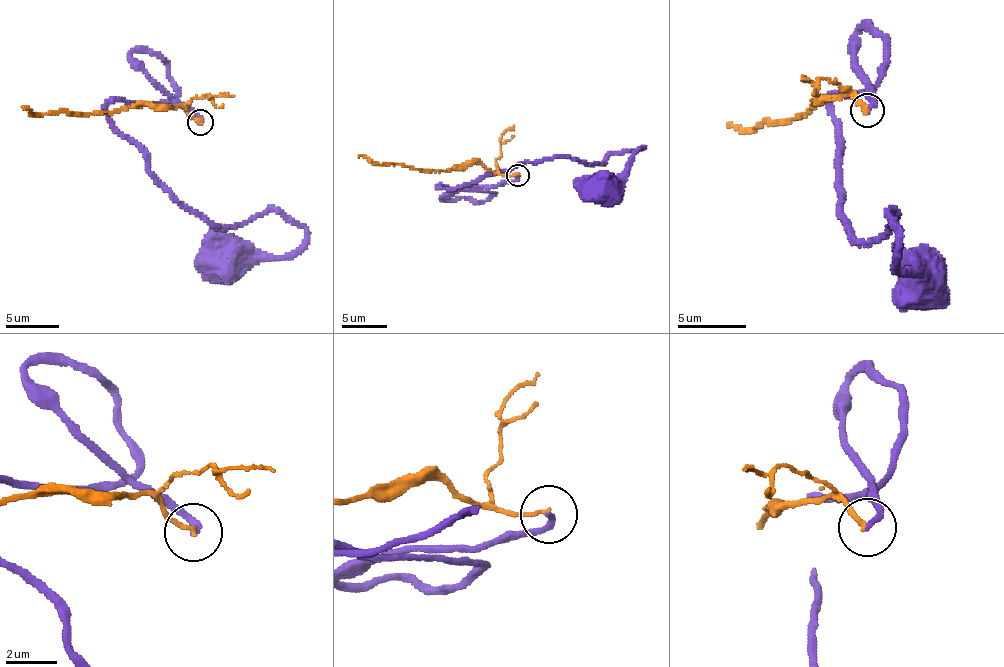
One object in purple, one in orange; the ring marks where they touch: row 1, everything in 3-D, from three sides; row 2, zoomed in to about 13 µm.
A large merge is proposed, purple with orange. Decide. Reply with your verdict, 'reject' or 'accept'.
reject

